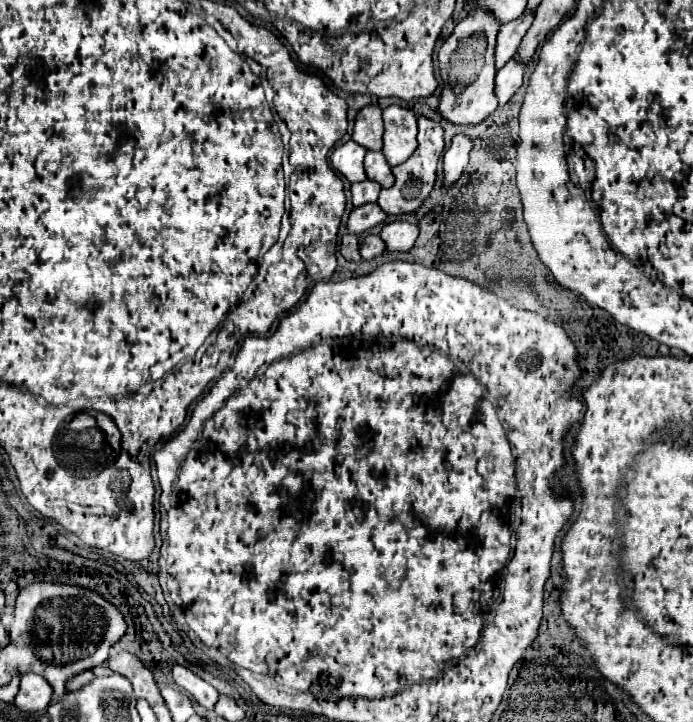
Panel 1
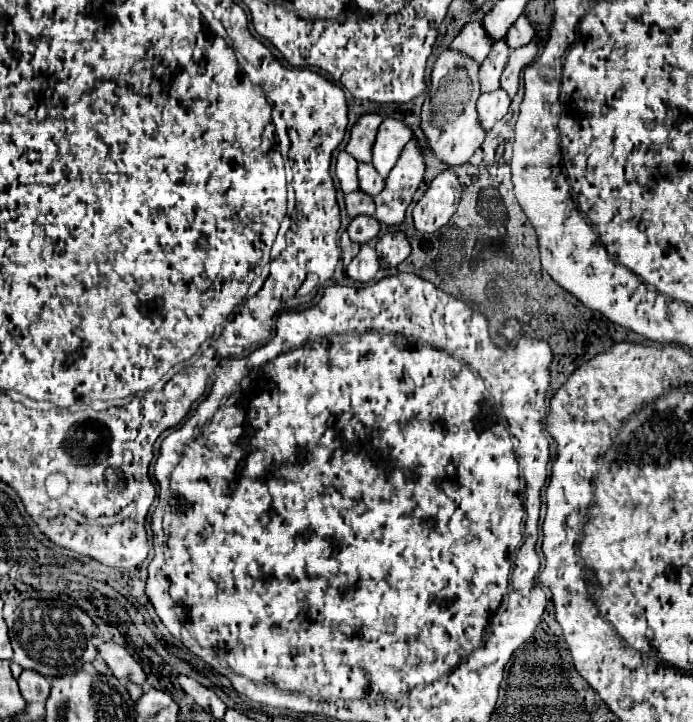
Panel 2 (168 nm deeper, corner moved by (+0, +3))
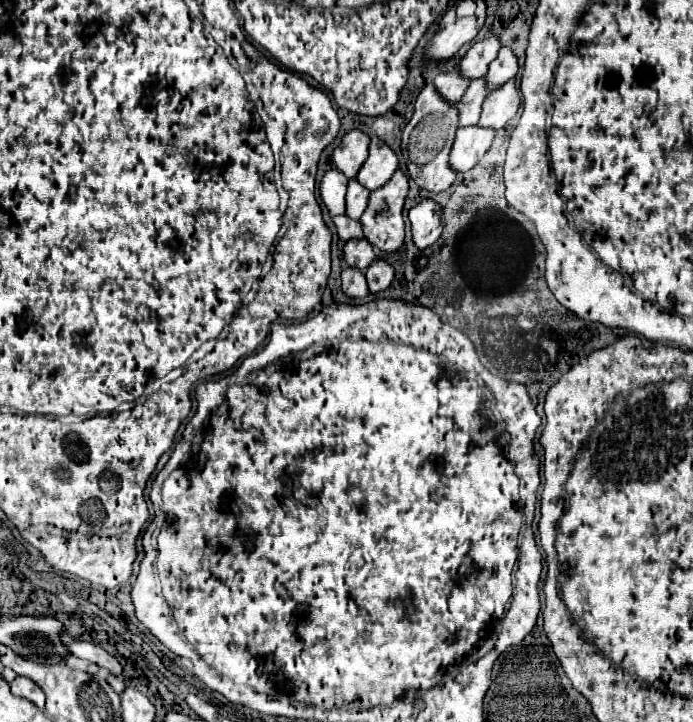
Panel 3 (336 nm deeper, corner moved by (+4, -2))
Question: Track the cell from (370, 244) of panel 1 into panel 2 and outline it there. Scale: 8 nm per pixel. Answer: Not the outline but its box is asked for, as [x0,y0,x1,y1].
[346,244,380,284]

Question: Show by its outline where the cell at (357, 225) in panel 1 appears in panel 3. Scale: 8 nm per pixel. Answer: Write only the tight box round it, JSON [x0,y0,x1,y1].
[344,239,376,269]

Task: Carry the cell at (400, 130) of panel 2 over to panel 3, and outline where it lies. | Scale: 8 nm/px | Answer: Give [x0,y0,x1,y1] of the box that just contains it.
[356,135,398,191]

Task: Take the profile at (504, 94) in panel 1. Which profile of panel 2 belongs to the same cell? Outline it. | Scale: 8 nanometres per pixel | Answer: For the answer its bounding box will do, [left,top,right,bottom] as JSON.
[476,88,510,132]

